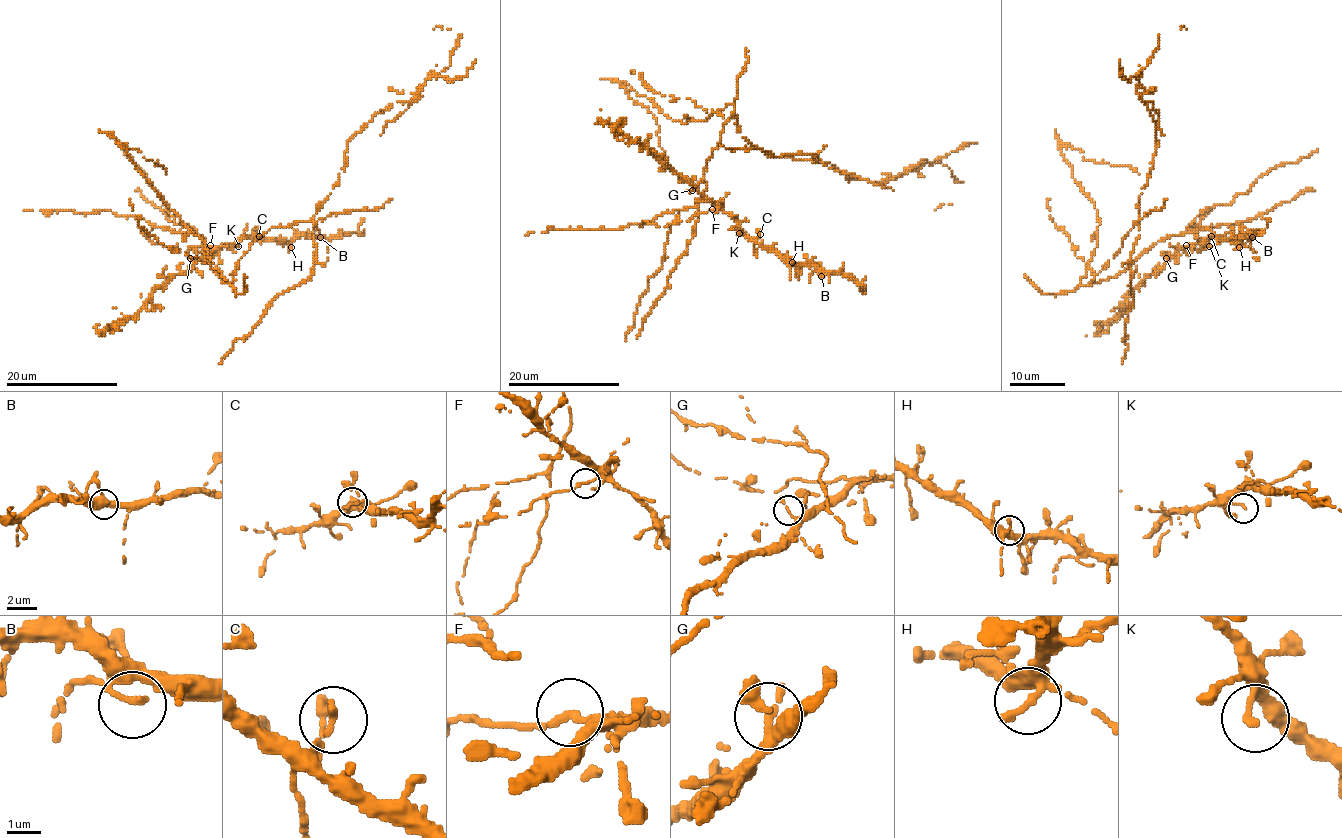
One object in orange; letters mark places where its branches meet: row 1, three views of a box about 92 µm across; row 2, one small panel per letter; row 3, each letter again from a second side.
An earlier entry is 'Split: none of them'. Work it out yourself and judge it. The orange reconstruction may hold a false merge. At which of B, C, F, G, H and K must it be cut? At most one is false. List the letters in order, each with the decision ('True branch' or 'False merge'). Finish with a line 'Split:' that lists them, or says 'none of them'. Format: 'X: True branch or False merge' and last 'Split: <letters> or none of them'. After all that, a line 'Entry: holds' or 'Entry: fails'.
B: True branch
C: True branch
F: False merge
G: True branch
H: True branch
K: True branch
Split: F
Entry: fails

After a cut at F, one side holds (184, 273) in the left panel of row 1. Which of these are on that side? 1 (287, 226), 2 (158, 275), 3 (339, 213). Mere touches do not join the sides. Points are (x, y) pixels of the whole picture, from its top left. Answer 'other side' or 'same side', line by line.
1: other side
2: same side
3: other side

